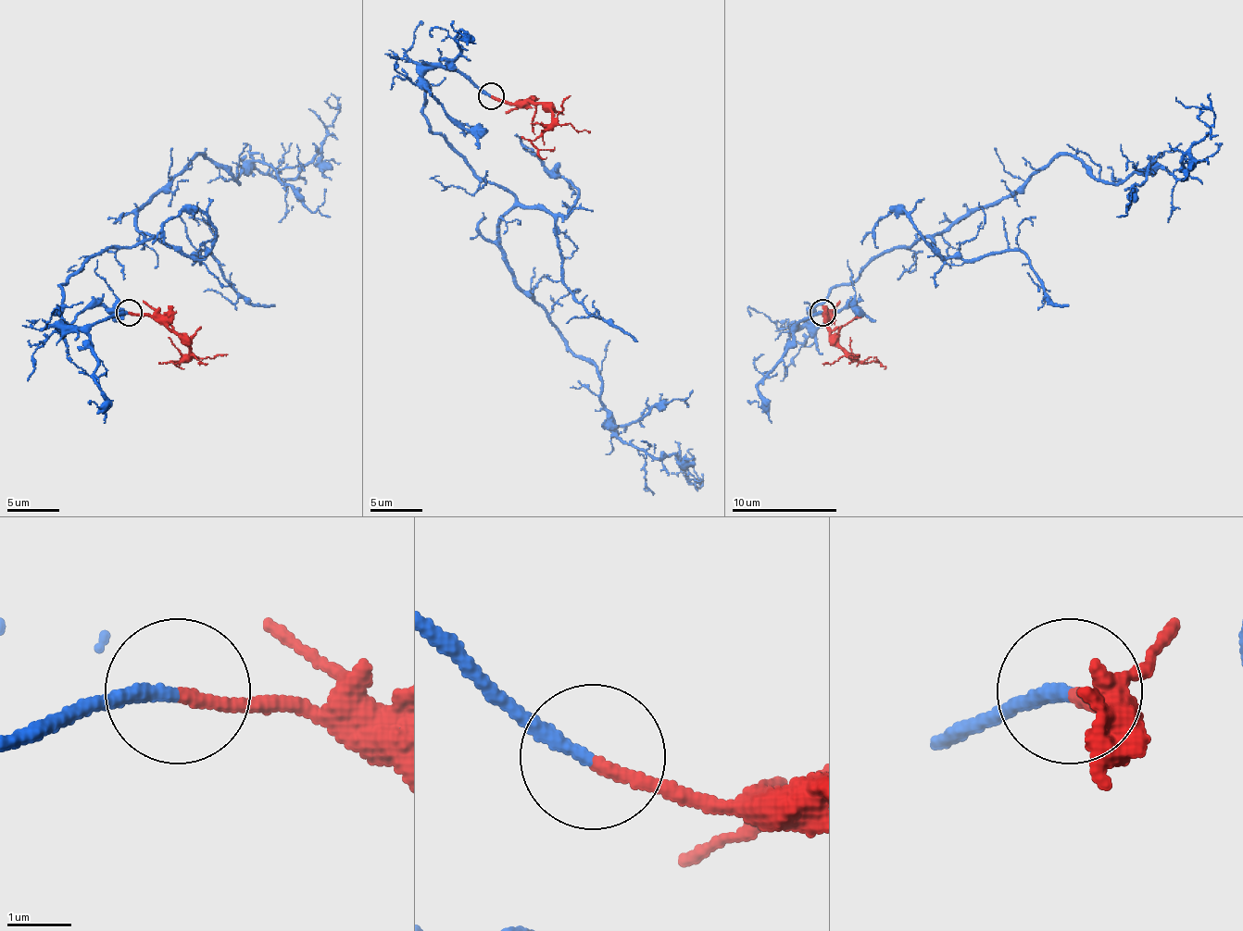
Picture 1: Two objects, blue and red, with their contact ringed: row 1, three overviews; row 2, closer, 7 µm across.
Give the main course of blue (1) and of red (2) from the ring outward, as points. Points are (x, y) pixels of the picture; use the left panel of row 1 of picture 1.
1: (128, 312), (70, 328), (59, 285), (152, 235), (136, 215), (196, 154), (238, 183), (294, 178), (330, 96)
2: (128, 312), (154, 314), (178, 335), (188, 351), (175, 364), (169, 362), (191, 356)

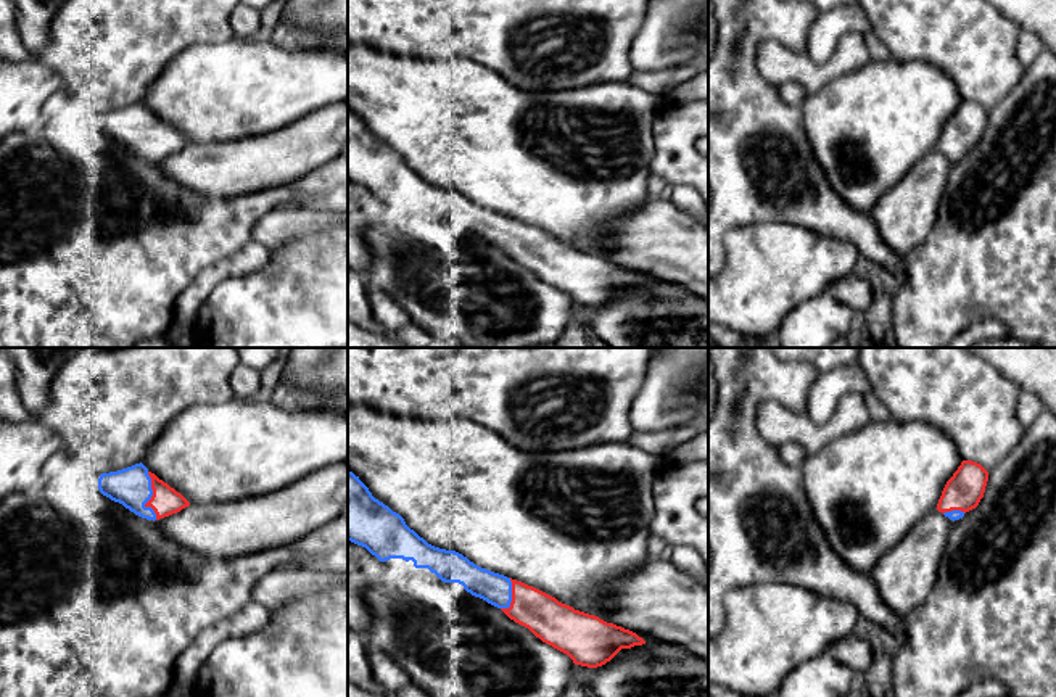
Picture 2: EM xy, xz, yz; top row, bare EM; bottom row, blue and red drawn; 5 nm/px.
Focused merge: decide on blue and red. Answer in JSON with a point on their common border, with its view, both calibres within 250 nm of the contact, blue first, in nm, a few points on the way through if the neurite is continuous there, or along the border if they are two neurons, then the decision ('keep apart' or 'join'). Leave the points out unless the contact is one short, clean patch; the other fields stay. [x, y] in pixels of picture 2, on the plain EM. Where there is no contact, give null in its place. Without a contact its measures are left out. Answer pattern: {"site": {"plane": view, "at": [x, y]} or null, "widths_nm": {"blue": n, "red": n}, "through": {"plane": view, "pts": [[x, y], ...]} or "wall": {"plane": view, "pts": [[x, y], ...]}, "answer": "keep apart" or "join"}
{"site": {"plane": "xy", "at": [152, 134]}, "widths_nm": {"blue": 200, "red": 140}, "through": {"plane": "xy", "pts": [[131, 126], [152, 134], [164, 140]]}, "answer": "join"}

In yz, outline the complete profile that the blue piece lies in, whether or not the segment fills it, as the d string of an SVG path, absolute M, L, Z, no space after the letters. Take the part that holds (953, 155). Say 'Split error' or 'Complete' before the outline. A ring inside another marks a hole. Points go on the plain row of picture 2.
Split error. M963 100L947 121L937 143L937 150L950 159L959 159L976 148L984 137L988 111L977 101Z

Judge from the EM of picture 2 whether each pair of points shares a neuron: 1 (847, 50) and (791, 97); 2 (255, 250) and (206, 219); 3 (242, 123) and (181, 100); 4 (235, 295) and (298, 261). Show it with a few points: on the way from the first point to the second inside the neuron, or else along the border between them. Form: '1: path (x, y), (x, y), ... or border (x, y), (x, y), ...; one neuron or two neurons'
1: border (781, 82), (779, 95), (787, 103), (800, 107); two neurons
2: border (251, 240), (213, 264); two neurons
3: path (227, 108), (219, 100), (195, 100); one neuron
4: path (251, 295), (264, 295), (282, 277); one neuron

